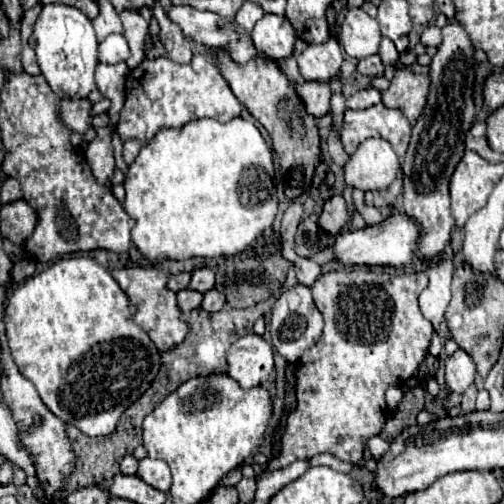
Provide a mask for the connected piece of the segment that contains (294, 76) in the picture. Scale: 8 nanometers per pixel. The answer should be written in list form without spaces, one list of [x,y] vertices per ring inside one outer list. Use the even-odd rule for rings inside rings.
[[[291,55],[291,57],[287,57],[287,59],[281,59],[281,61],[275,61],[277,65],[279,65],[279,69],[289,77],[289,81],[301,81],[301,73],[299,73],[299,67],[297,67],[297,59],[295,59],[295,55]]]

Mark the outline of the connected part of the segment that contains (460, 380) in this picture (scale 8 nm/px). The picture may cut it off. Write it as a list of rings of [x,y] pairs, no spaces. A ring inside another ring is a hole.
[[[457,349],[445,363],[445,381],[453,393],[463,393],[473,383],[475,373],[475,363],[463,349]]]

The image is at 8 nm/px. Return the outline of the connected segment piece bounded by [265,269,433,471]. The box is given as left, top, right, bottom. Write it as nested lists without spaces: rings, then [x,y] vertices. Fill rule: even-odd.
[[[341,269],[321,275],[313,283],[313,299],[317,309],[323,313],[325,329],[321,339],[305,353],[305,361],[299,367],[297,409],[287,419],[287,427],[281,437],[281,455],[275,461],[269,461],[265,471],[283,469],[297,459],[311,459],[319,453],[331,453],[357,465],[361,463],[367,439],[379,435],[385,425],[385,389],[409,379],[427,355],[433,325],[423,317],[417,305],[417,297],[425,287],[427,275],[423,271],[399,275],[371,269]]]

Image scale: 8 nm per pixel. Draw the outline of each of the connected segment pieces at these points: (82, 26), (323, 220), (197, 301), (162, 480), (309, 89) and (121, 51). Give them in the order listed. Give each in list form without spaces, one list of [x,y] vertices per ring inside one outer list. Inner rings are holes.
[[[43,5],[29,45],[37,53],[41,73],[49,87],[59,97],[85,99],[95,89],[95,65],[97,65],[97,37],[91,19],[71,5]]]
[[[333,195],[323,205],[323,211],[319,215],[319,227],[329,235],[337,235],[345,227],[347,217],[349,217],[349,211],[345,205],[345,199],[341,195]]]
[[[183,289],[183,291],[177,293],[177,305],[179,305],[179,309],[181,309],[185,315],[191,313],[193,309],[197,309],[197,307],[201,305],[201,301],[203,301],[203,295],[201,295],[199,291]]]
[[[145,457],[139,461],[139,469],[137,469],[137,477],[143,479],[147,485],[167,493],[169,491],[169,485],[171,485],[171,471],[167,467],[165,461],[159,461],[159,459],[151,459],[151,457]]]
[[[305,81],[301,85],[295,85],[295,91],[301,97],[301,101],[303,101],[309,115],[323,117],[323,115],[329,113],[329,101],[331,101],[329,83]]]
[[[109,35],[103,43],[99,43],[99,59],[103,63],[121,63],[129,57],[129,45],[123,35]]]

